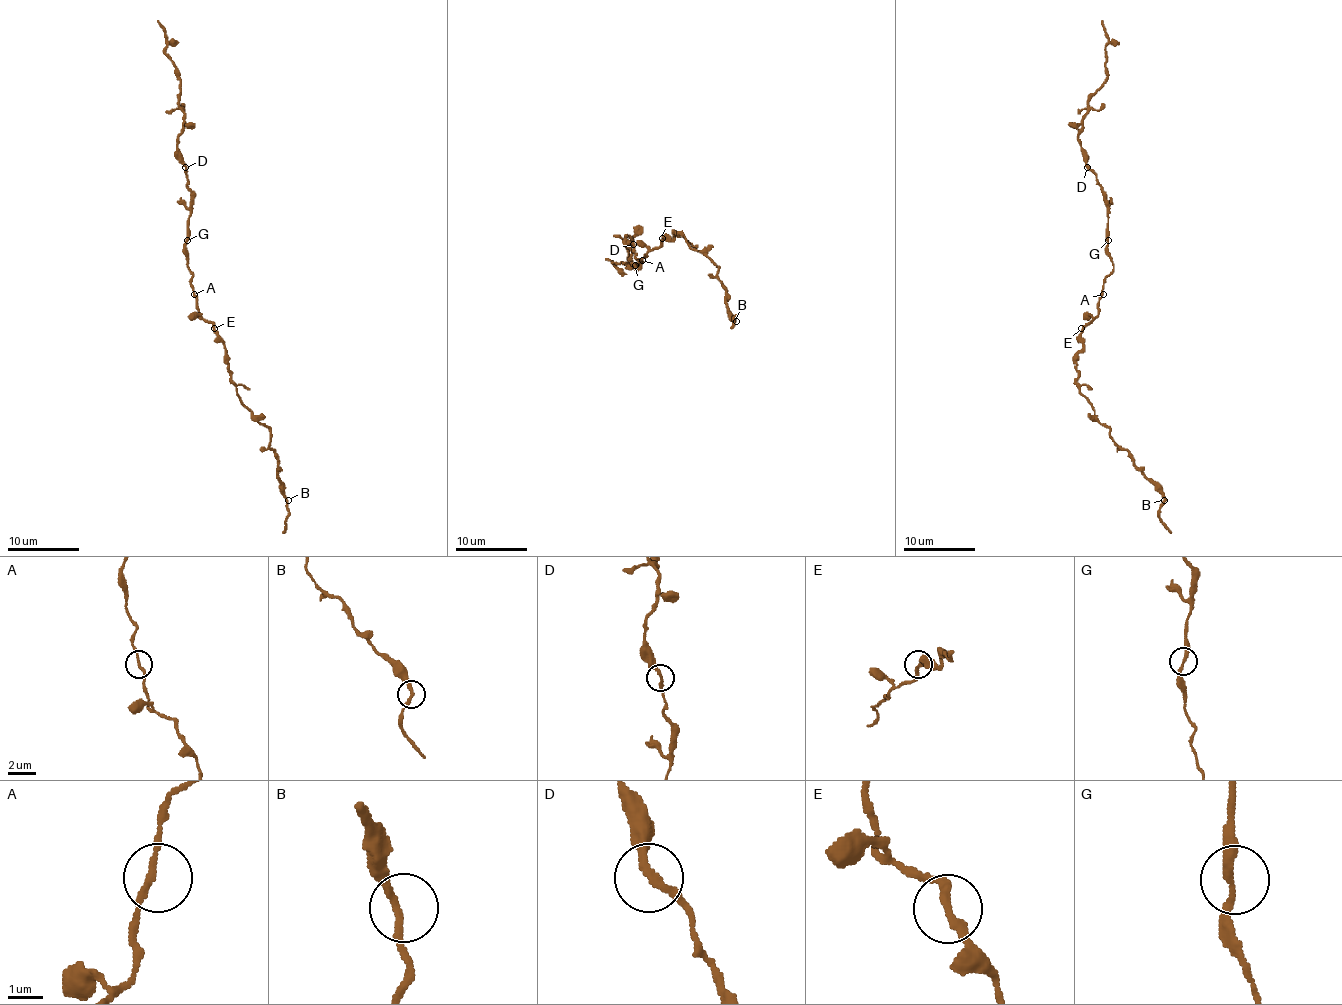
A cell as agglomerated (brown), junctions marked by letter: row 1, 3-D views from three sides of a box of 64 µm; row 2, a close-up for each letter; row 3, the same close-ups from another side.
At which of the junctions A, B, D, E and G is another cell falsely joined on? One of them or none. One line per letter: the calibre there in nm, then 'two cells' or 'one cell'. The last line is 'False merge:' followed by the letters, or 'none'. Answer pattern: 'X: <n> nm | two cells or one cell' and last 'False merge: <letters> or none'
A: 180 nm | one cell
B: 240 nm | one cell
D: 200 nm | one cell
E: 220 nm | one cell
G: 240 nm | one cell
False merge: none

